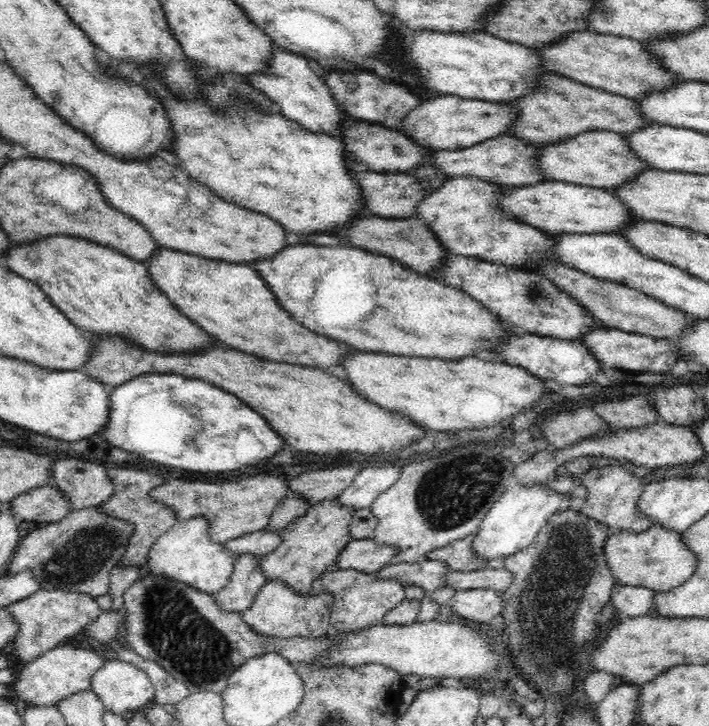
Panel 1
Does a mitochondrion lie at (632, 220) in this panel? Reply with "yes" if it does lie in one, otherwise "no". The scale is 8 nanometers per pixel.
no

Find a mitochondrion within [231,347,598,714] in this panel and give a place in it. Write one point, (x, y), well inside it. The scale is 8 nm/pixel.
(452, 493)

